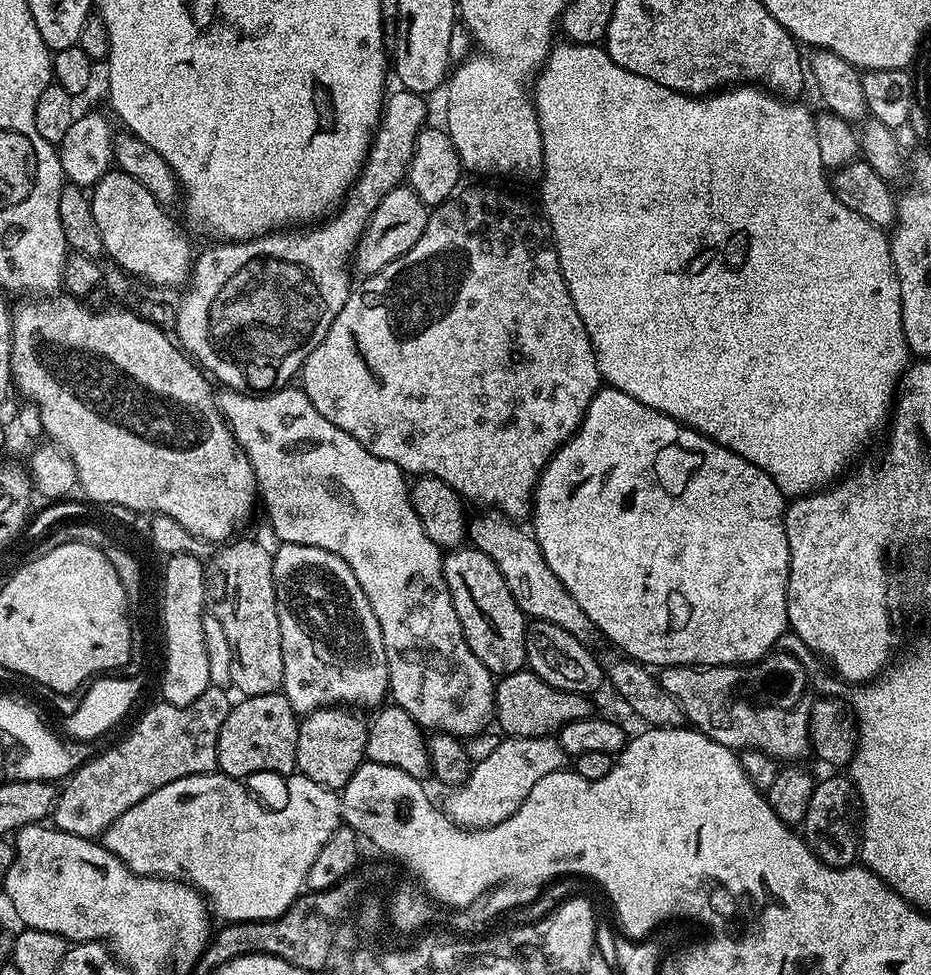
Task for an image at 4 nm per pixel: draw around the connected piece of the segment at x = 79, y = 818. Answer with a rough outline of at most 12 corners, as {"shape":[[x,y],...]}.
{"shape":[[229,691],[157,702],[79,765],[50,813],[89,838],[216,768]]}

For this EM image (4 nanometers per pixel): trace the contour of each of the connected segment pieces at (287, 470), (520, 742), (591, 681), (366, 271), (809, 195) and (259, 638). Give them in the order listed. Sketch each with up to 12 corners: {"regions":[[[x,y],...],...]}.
{"regions":[[[299,387],[220,390],[277,541],[354,570],[391,699],[461,738],[496,680],[405,472]],[[501,739],[442,804],[461,828],[510,818],[565,767],[559,739]],[[532,620],[526,664],[567,692],[593,694],[601,661],[562,624]],[[390,190],[354,253],[361,277],[381,272],[422,238],[429,205]],[[557,43],[605,385],[817,491],[910,364],[816,118]],[[235,539],[216,556],[241,697],[284,686],[273,553]]]}

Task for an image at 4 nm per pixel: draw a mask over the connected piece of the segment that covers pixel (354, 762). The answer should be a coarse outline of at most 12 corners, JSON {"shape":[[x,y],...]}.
{"shape":[[348,706],[300,720],[296,772],[333,790],[365,763],[367,719]]}

